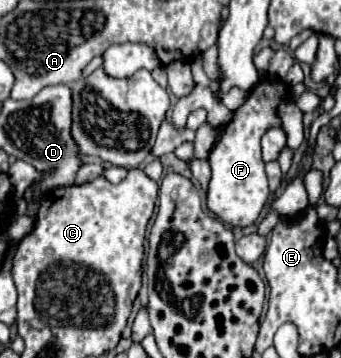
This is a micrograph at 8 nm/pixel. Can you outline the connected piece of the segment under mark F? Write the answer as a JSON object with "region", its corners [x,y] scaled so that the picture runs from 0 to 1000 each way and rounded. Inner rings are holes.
{"region":[[[812,215],[754,232],[748,249],[730,254],[718,293],[707,293],[683,316],[677,344],[666,344],[660,355],[642,355],[642,394],[630,399],[613,433],[619,506],[607,528],[607,578],[648,617],[683,634],[742,628],[783,567],[789,522],[783,522],[783,489],[771,478],[771,444],[765,444],[765,383],[783,360],[824,355],[812,293],[830,282],[830,265],[842,254],[848,249]]]}

